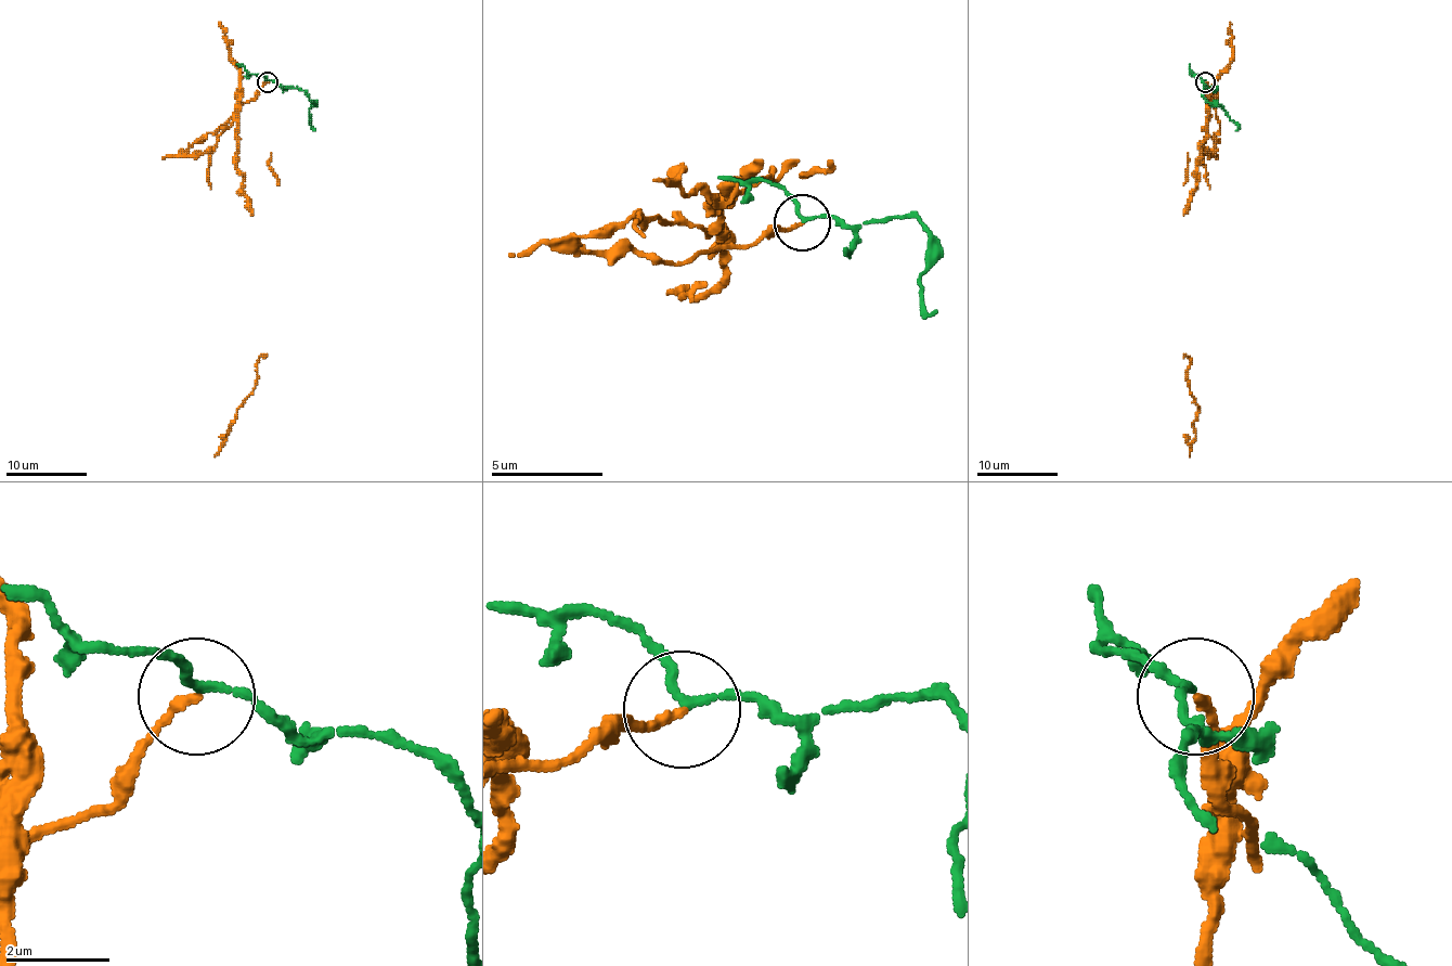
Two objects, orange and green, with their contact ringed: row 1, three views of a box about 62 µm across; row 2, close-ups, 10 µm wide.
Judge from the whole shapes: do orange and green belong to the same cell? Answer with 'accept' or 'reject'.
reject

